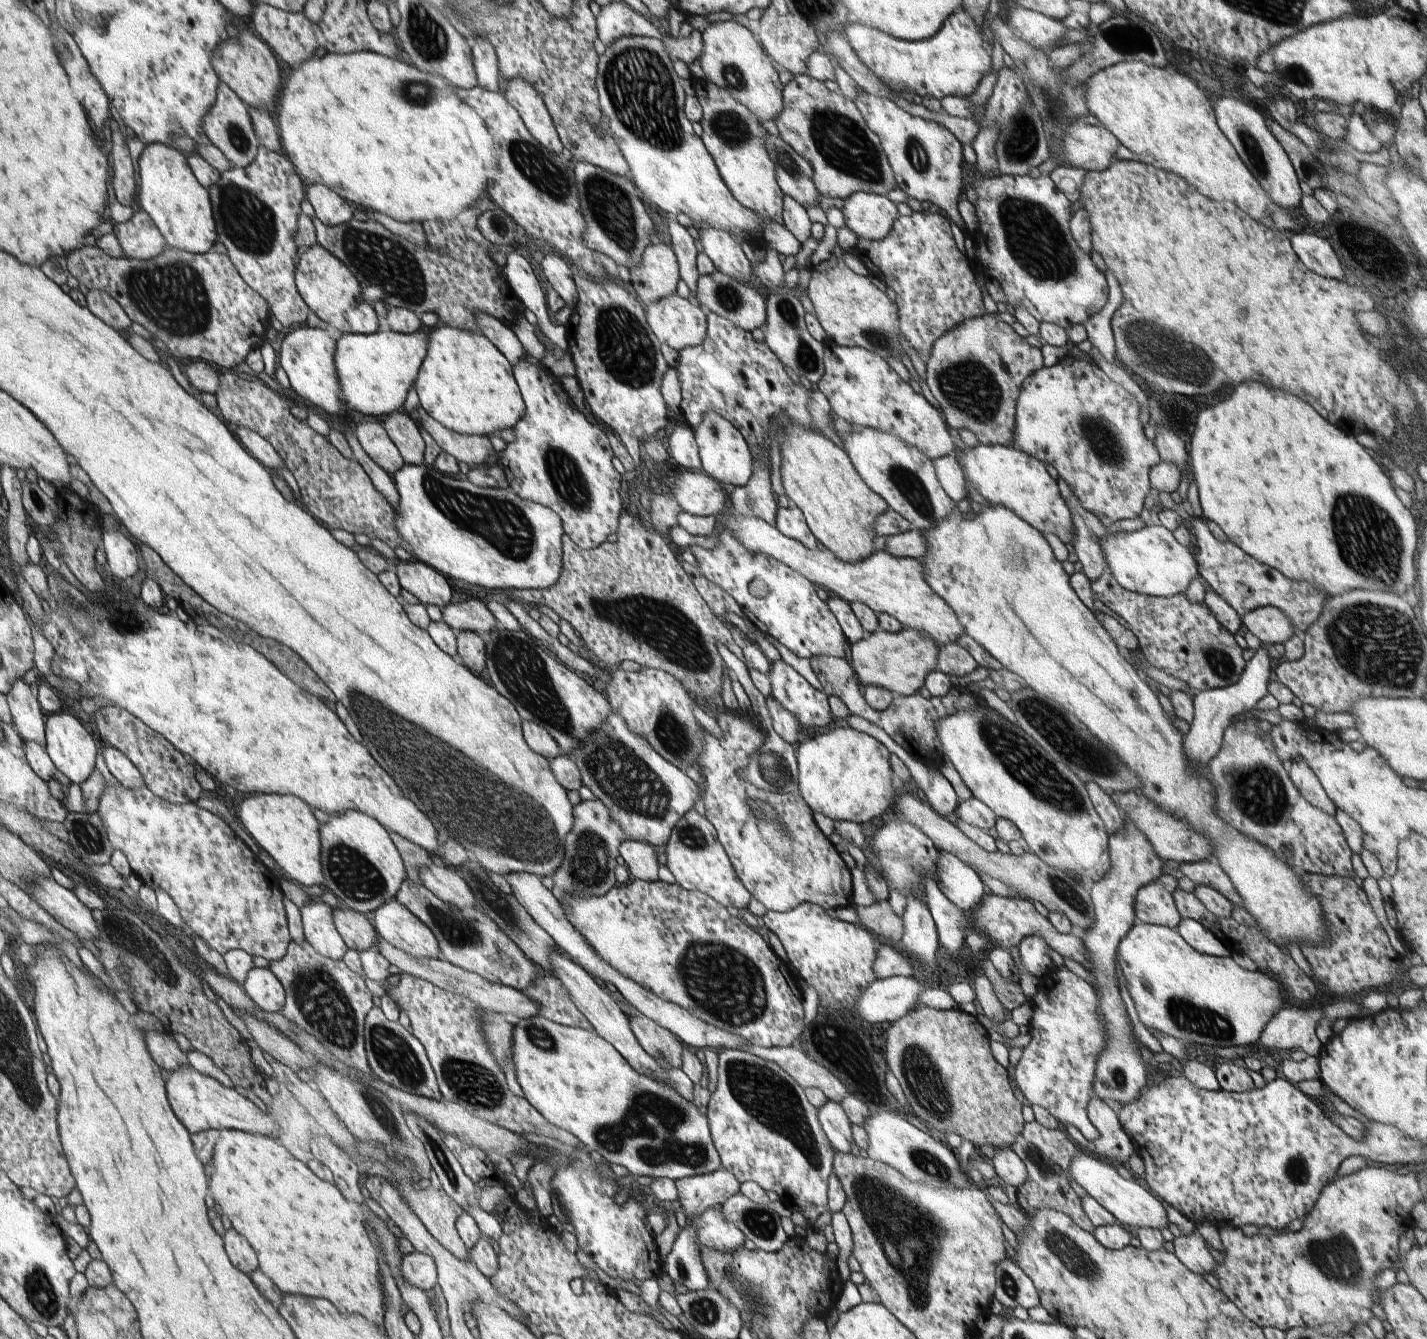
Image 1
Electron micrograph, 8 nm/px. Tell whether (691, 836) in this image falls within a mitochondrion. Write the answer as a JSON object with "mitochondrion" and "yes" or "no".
{"mitochondrion":"yes"}

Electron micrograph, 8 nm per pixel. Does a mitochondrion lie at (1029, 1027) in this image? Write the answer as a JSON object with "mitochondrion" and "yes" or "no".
{"mitochondrion":"no"}

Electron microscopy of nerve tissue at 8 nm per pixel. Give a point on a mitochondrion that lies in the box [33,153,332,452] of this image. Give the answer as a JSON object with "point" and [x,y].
{"point":[172,296]}

